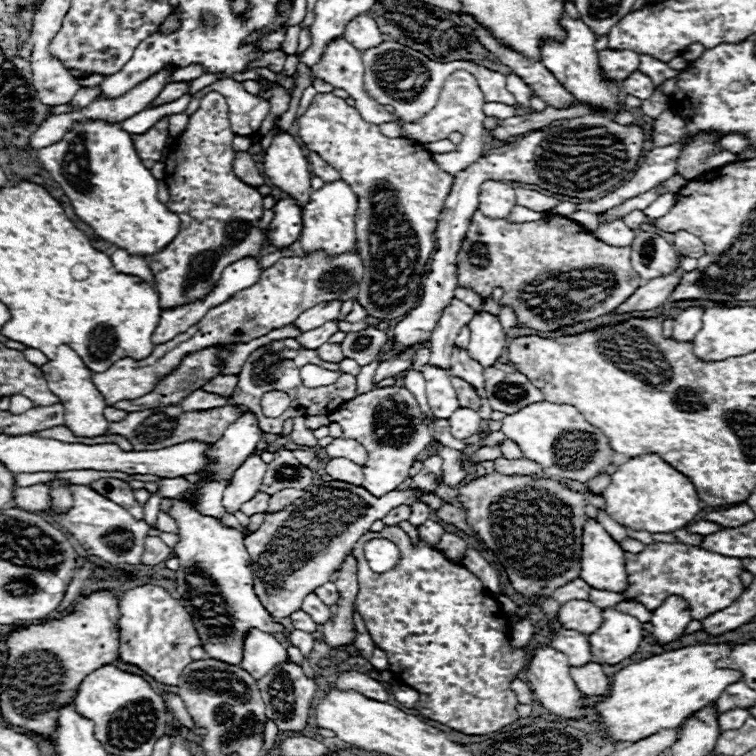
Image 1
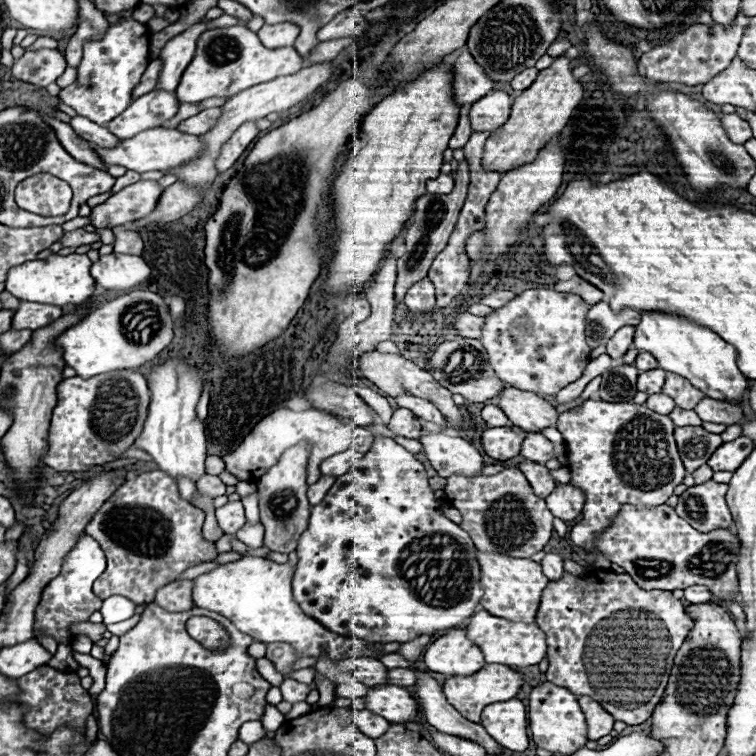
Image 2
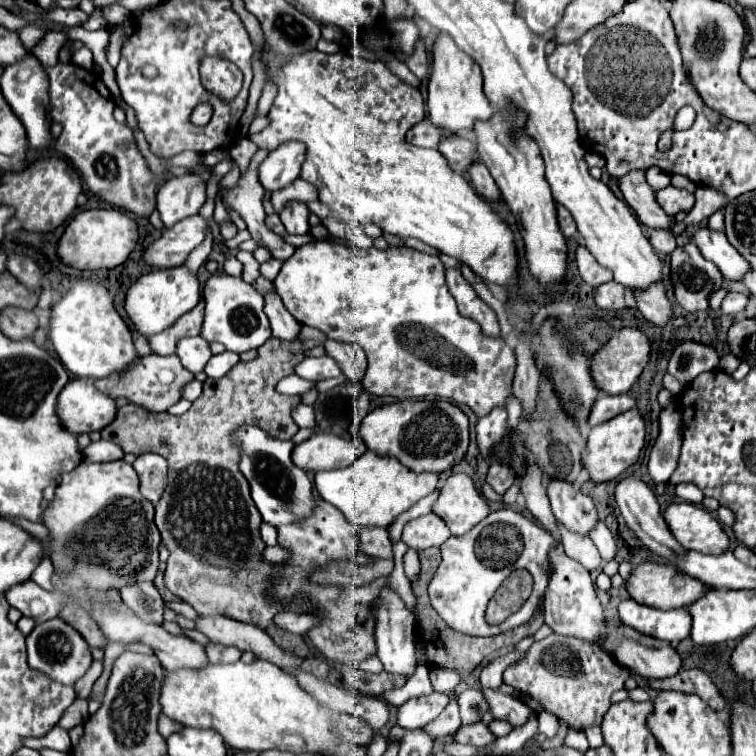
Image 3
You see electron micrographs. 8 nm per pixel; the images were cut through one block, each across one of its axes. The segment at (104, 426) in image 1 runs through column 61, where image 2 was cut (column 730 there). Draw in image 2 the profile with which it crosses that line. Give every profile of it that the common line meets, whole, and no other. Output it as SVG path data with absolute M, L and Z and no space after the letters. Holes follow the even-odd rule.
M640 312L640 324L634 334L634 348L648 350L666 372L676 372L688 378L698 390L710 398L732 402L748 388L748 378L736 366L736 350L728 346L710 328L696 324L690 318L668 312Z

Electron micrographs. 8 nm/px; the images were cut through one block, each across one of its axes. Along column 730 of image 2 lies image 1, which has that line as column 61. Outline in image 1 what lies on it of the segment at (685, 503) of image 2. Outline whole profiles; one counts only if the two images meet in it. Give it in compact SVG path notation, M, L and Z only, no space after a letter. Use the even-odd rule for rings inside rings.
M72 486L72 494L74 508L66 516L56 516L56 520L78 540L80 548L88 556L96 556L108 566L140 564L144 554L144 538L152 526L148 526L146 520L132 518L128 510L108 498L102 498L98 492L90 490L90 486Z

